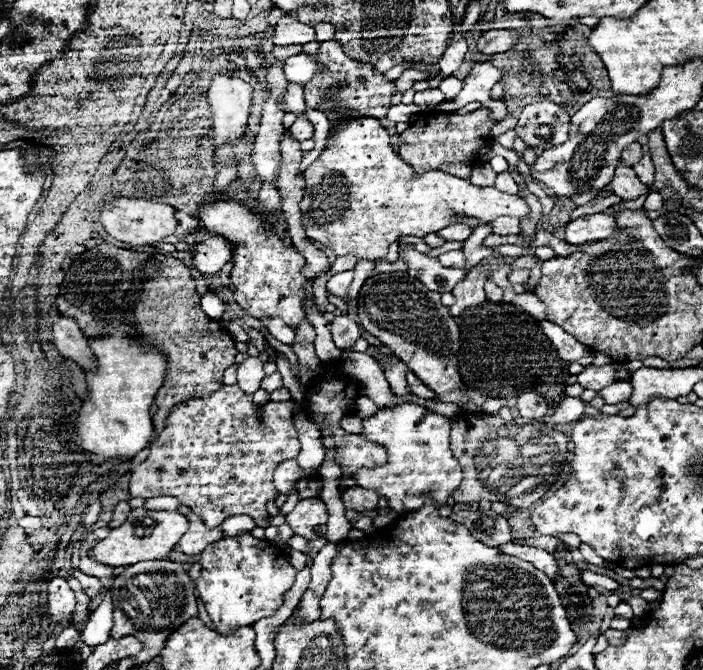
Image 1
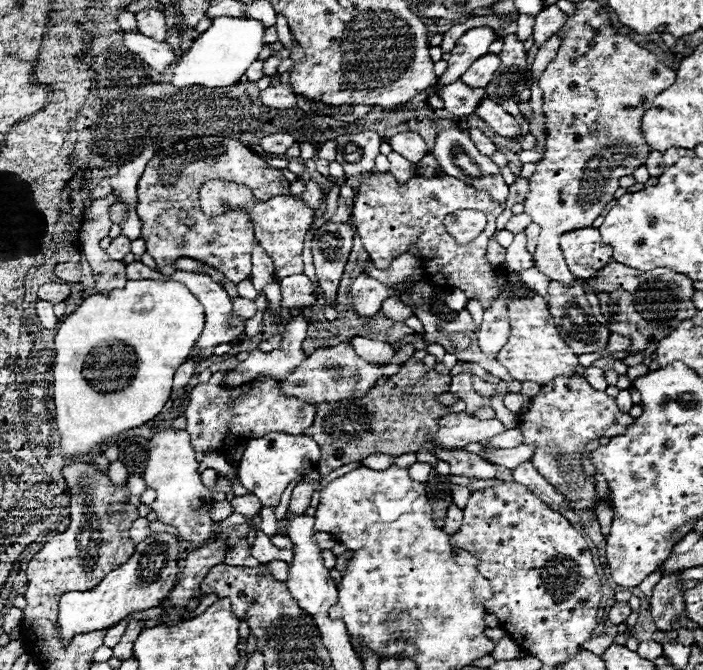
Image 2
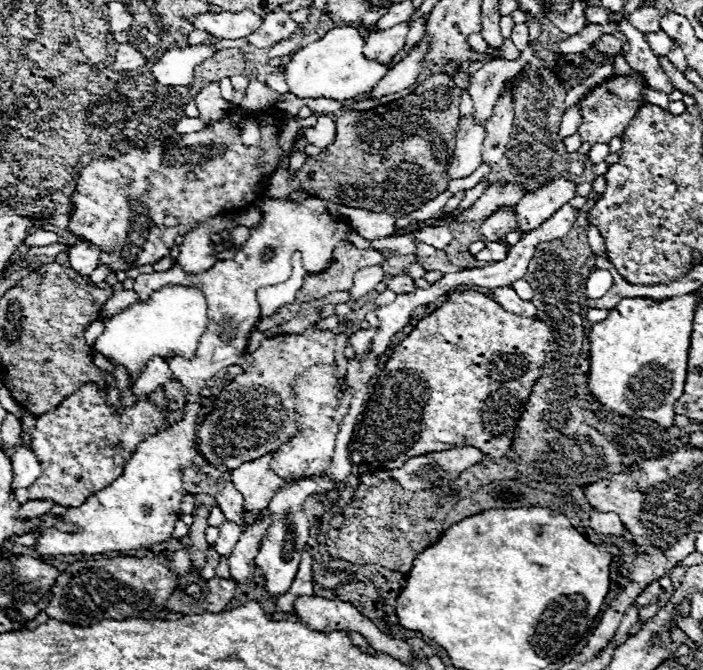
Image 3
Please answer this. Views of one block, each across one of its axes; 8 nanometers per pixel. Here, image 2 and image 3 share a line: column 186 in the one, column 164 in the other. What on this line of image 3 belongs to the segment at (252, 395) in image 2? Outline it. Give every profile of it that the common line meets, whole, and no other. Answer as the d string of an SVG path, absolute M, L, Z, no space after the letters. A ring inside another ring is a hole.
M88 382L82 384L74 394L64 398L60 406L56 406L52 412L46 412L38 416L36 432L32 438L32 450L42 466L42 476L34 480L34 484L28 488L30 500L52 500L58 506L66 508L78 508L82 506L92 494L104 490L110 486L118 476L122 476L124 460L128 460L140 442L144 442L150 436L156 436L158 432L166 432L170 426L164 426L166 416L170 414L168 408L158 408L150 400L140 400L134 406L110 406L106 402L108 388L98 388L98 384Z

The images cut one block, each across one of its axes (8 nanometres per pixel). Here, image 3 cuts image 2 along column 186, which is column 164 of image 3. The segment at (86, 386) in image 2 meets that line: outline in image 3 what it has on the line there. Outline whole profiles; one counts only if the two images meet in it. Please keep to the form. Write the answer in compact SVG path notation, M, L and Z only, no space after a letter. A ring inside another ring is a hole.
M168 286L154 292L146 304L136 302L124 312L106 320L106 330L96 338L96 352L110 356L114 362L138 376L152 356L166 358L166 354L174 352L192 358L206 324L206 300L202 298L202 292L184 286Z

